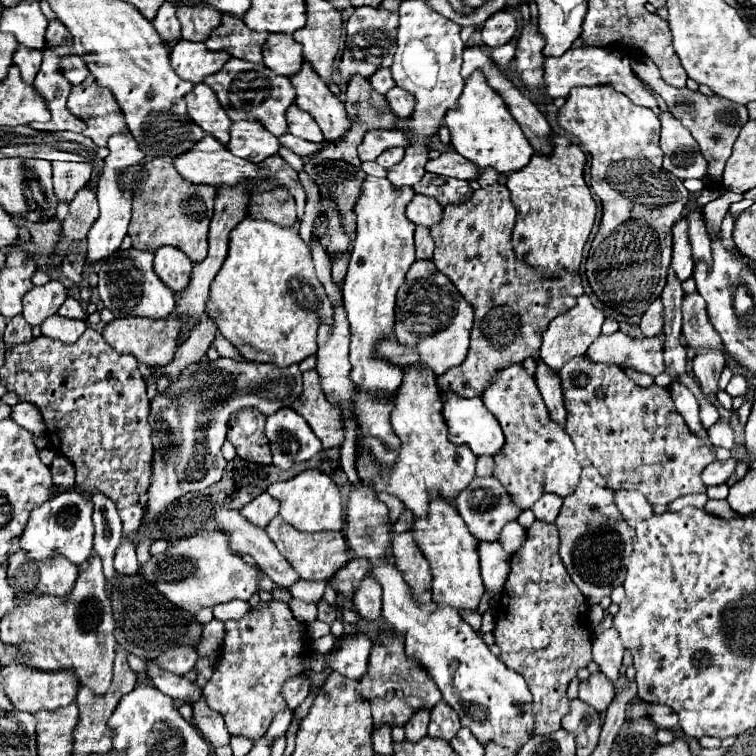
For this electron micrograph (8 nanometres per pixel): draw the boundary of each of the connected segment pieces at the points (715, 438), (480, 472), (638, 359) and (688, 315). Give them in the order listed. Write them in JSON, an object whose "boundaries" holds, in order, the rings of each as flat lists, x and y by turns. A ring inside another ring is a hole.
{"boundaries":[[[721,418,717,424,714,424,707,430,707,434,709,434,709,440,715,446,721,446,721,448,727,448,727,450,731,450,735,446,733,430,731,430,727,418]],[[481,456,477,458,477,476,491,476,493,474,493,458]],[[623,332,611,336,599,336,587,350,587,358,593,362,607,362,619,368,633,368,643,374,657,376,665,372,663,342,661,338,631,338]],[[699,292,685,294,683,298,683,336,687,346,697,350,723,350,723,342,709,322,707,304]]]}

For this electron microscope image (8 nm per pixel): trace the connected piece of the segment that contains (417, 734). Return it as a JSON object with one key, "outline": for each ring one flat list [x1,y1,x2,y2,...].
{"outline":[[419,708,419,710,411,716,409,724,405,724,405,734,407,734,407,738,409,738,411,742,421,740,421,738,427,734,427,724,429,724,429,708]]}

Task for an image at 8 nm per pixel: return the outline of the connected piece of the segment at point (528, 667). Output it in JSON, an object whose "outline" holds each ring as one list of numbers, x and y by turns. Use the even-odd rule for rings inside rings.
{"outline":[[535,520,533,526,527,530,527,540,521,546,519,552,511,556,511,572,503,588,499,608,501,620,497,620,497,626,493,630,495,644,501,648,501,660,515,672,519,672,525,682,529,684,535,700,533,700,533,712,535,712,535,728,533,734,549,734,559,730,561,718,569,712,569,698,567,698,567,686,577,676,579,668,587,668,591,658,591,642,593,632,589,630,589,618,585,608,585,596,583,592,573,584,569,578,561,558,559,558,559,534,555,524,545,524]]}

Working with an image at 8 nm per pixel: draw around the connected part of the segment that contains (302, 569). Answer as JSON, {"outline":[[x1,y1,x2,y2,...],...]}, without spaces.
{"outline":[[275,516,269,526,265,528,269,538,275,542,279,552,285,556,285,560,295,568,295,572,303,580,331,580,333,574,343,568,349,562,349,550,345,544,345,538,341,532,315,532,315,534,305,534,295,530,291,524,287,524,281,516]]}

